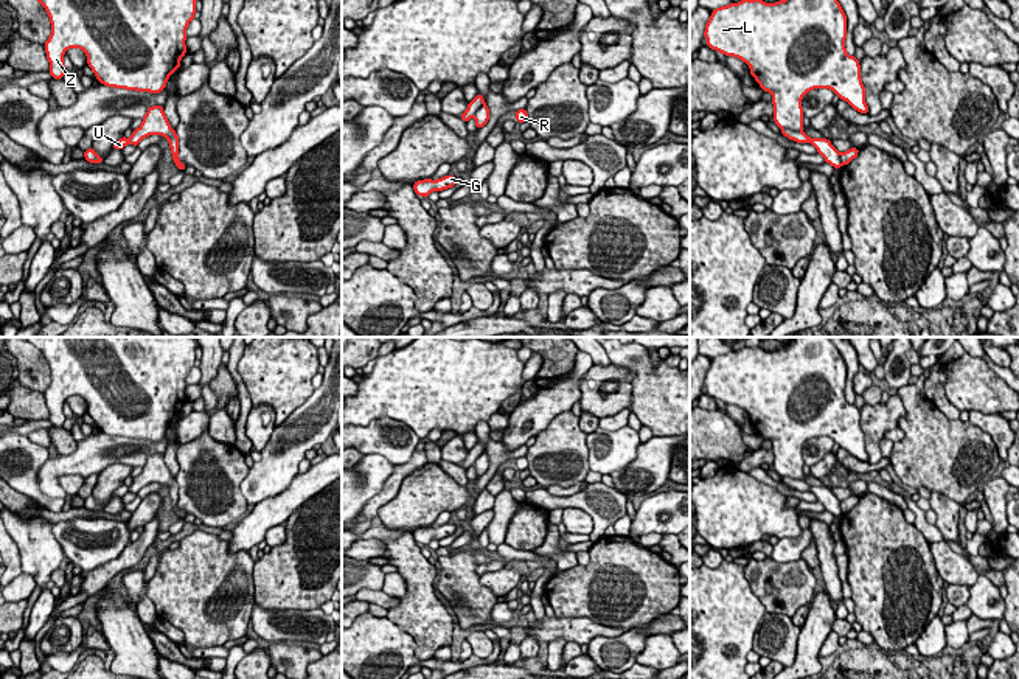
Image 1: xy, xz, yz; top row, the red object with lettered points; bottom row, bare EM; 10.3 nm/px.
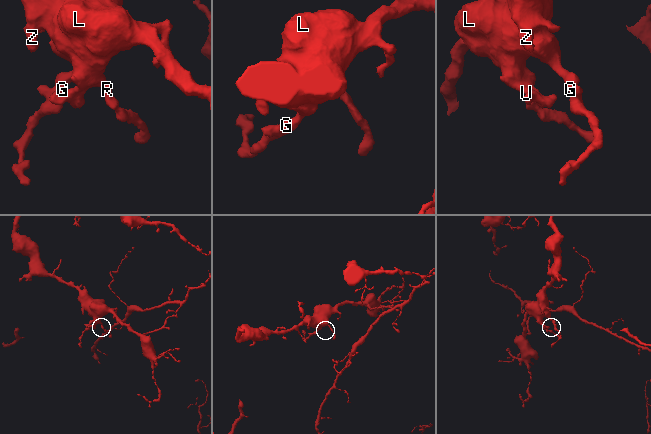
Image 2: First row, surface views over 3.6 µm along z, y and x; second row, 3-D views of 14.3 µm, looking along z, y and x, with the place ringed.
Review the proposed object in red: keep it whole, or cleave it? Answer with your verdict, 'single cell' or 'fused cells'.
single cell

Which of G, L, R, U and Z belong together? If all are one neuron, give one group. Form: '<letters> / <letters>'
G L R U Z

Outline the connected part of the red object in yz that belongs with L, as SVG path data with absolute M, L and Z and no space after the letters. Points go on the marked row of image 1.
M741 0L713 9L704 36L711 50L746 62L760 87L772 93L774 123L784 137L811 143L836 171L857 157L856 148L839 154L829 140L809 138L802 132L802 99L814 89L829 89L854 110L868 113L859 61L847 54L847 16L837 0Z

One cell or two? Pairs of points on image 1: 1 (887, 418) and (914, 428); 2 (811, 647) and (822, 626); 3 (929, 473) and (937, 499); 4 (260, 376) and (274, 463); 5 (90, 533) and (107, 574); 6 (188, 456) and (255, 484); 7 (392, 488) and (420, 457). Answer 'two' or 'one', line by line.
1: two
2: one
3: two
4: two
5: two
6: two
7: one

